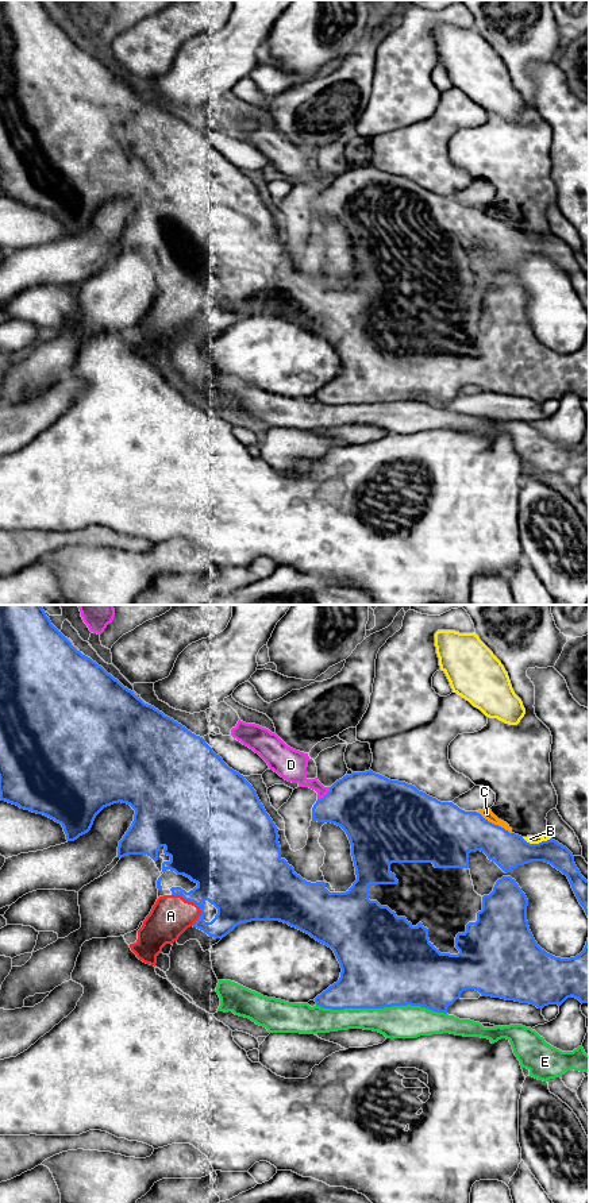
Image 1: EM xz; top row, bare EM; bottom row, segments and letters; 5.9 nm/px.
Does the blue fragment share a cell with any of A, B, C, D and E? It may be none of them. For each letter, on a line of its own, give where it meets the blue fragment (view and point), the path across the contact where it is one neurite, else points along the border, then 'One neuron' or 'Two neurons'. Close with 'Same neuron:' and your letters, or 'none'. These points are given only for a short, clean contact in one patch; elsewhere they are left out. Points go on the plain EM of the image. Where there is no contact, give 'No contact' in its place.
A: Touches blue at xz (195, 297). Two neurons
B: Touches blue at xz (536, 239). Two neurons
C: Touches blue at xz (493, 219). Two neurons
D: Touches blue at xz (326, 189). Two neurons
E: Touches blue at xz (381, 403). Two neurons
Same neuron: none

